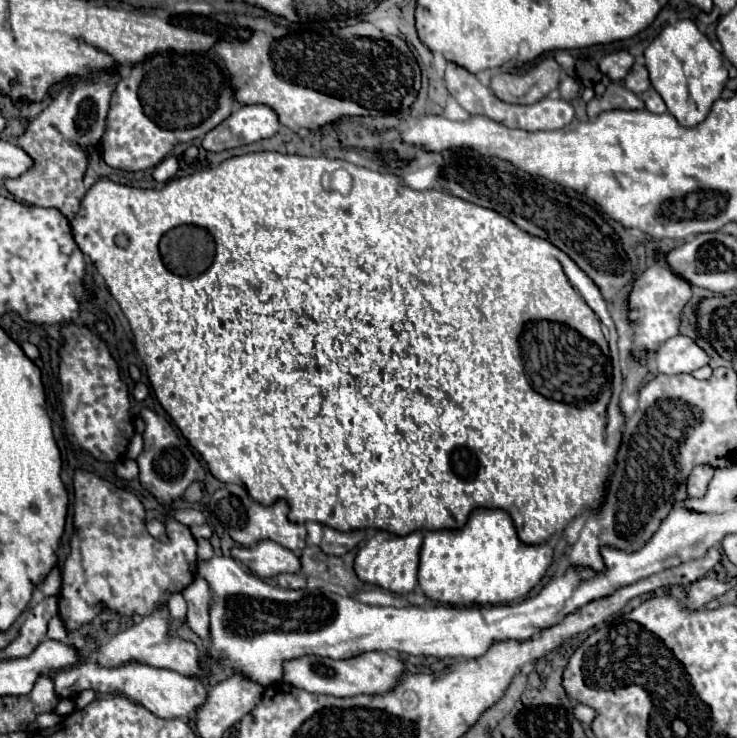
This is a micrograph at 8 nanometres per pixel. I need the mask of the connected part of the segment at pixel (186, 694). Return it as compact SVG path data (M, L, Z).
M86 659L80 661L76 667L60 671L54 683L56 683L56 695L60 699L74 699L80 691L90 687L98 693L120 691L130 699L138 701L140 705L144 705L150 713L154 713L160 719L192 719L196 715L196 709L200 709L200 705L204 705L204 701L208 699L208 687L200 679L170 669L154 669L142 663L128 663L122 667L108 669L108 667L100 667L92 659Z

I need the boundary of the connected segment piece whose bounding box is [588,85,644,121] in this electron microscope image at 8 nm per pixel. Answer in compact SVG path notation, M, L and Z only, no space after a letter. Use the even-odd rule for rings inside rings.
M610 85L602 97L594 97L588 103L588 117L594 121L602 111L612 109L644 109L644 103L626 87Z

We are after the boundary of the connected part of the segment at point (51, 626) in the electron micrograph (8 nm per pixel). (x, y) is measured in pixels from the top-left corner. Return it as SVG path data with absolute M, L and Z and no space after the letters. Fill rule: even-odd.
M56 615L52 617L52 621L48 623L48 633L46 633L50 639L56 639L56 641L64 641L66 639L66 629L64 629L64 623L62 619Z

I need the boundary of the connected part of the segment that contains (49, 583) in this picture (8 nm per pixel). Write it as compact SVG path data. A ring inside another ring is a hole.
M54 567L48 577L38 585L38 589L48 597L48 595L58 595L60 593L60 571L58 567Z

